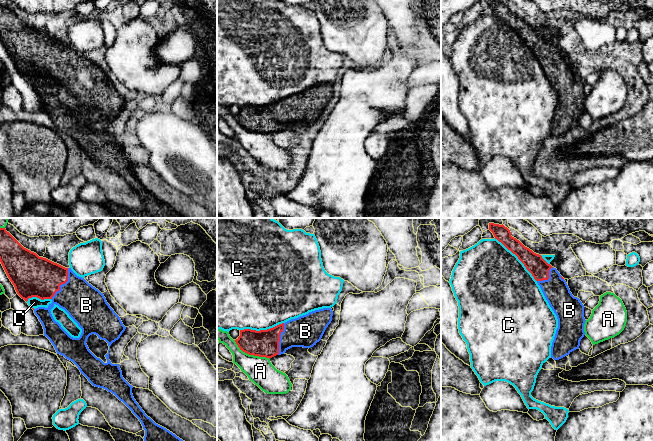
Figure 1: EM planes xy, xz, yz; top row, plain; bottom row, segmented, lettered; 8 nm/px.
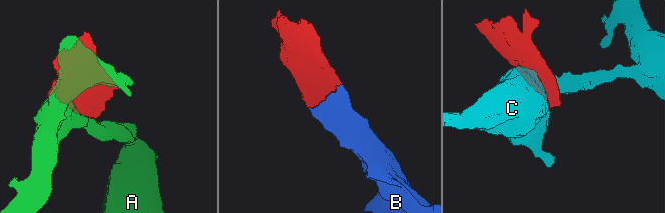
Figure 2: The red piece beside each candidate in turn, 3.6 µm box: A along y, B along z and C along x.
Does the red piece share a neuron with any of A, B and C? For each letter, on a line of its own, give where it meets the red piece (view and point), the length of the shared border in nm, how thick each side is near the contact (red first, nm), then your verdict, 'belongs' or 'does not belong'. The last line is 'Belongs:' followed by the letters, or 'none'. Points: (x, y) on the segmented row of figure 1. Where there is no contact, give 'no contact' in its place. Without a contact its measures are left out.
A: xz (251, 354) | 320 nm | 220/220 nm | does not belong
B: xy (63, 283) | 300 nm | 340/320 nm | belongs
C: yz (518, 258) | 480 nm | 160/500 nm | does not belong
Belongs: B

